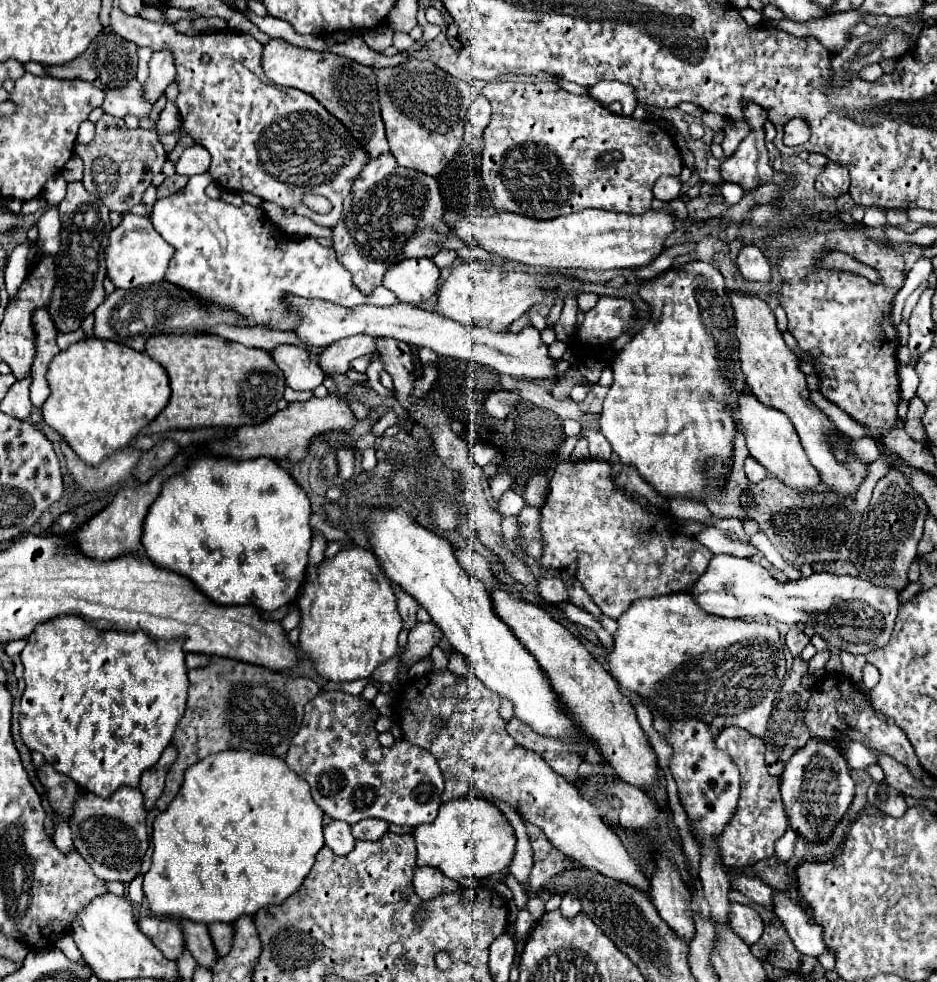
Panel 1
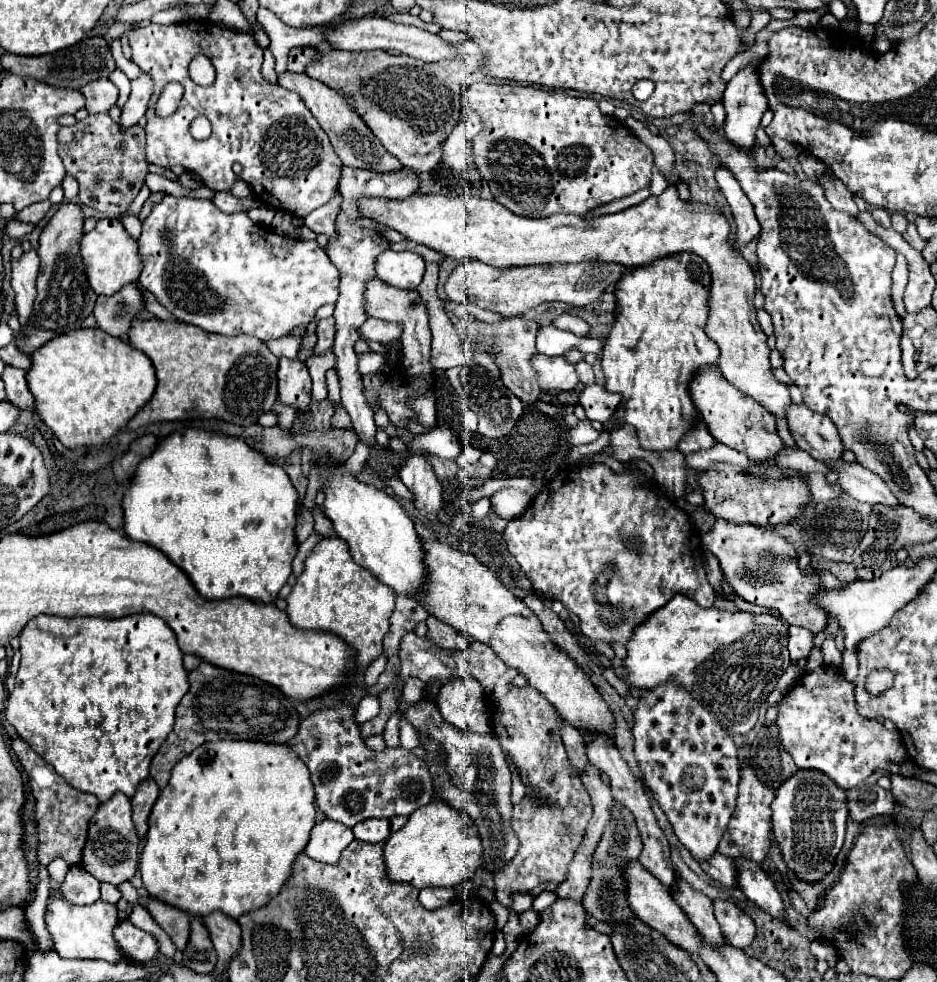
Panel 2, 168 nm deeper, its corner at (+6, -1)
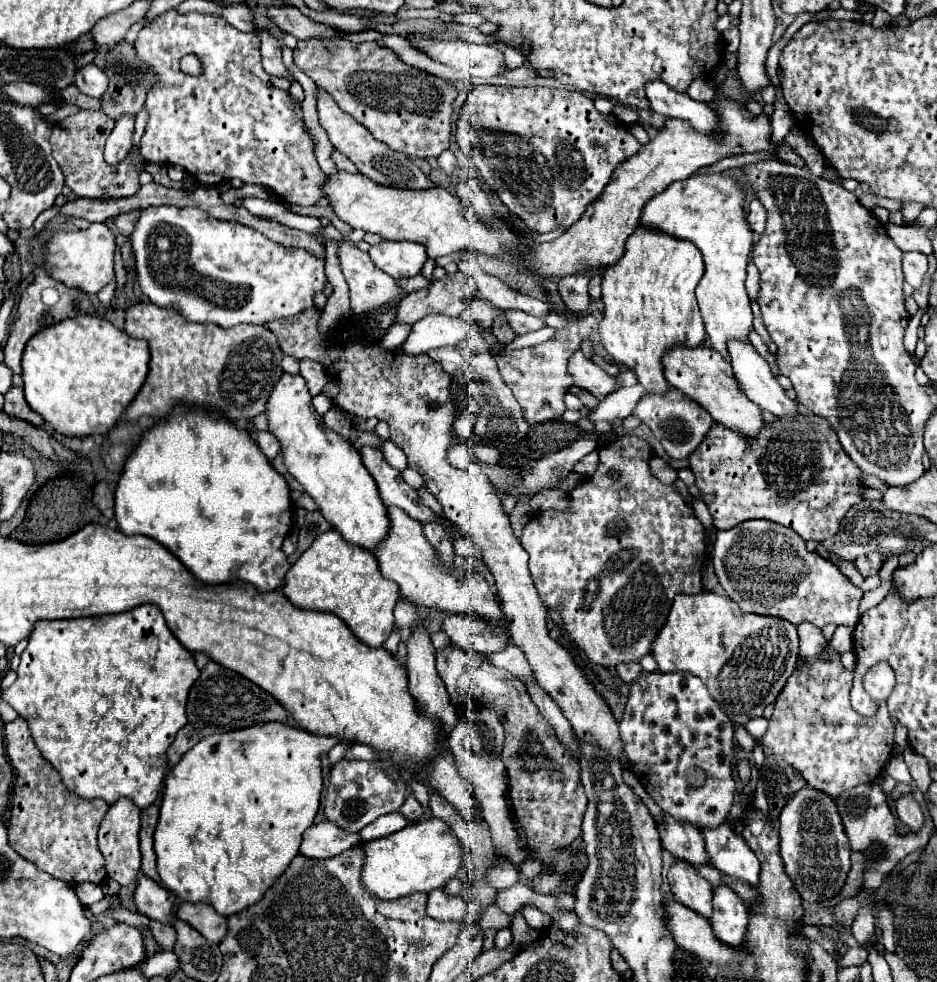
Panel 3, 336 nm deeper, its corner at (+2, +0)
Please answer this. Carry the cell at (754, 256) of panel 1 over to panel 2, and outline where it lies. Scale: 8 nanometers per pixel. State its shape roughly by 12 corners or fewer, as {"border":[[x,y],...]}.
{"border":[[726,166],[716,182],[732,208],[736,244],[760,232],[754,208]]}

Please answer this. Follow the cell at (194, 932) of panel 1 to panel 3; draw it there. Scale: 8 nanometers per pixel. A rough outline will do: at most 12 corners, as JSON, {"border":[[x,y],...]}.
{"border":[[140,877],[136,909],[148,919],[172,921],[174,895]]}

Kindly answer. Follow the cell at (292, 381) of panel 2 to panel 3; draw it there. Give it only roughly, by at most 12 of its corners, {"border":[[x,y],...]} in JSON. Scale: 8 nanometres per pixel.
{"border":[[284,373],[264,413],[288,473],[348,543],[372,551],[386,505],[360,453]]}

